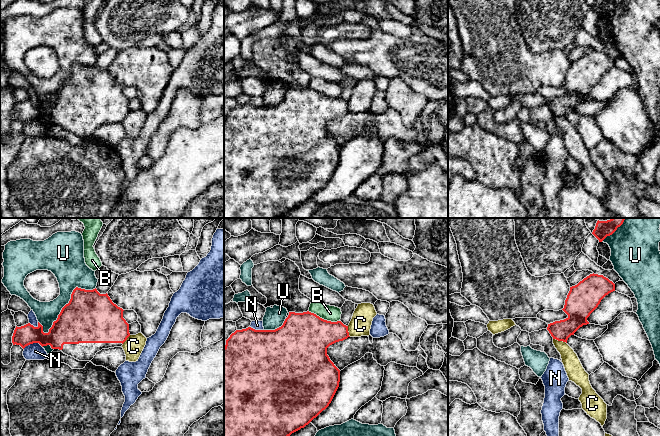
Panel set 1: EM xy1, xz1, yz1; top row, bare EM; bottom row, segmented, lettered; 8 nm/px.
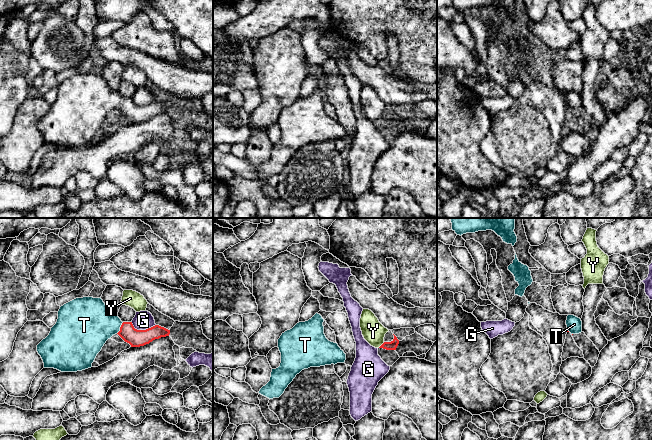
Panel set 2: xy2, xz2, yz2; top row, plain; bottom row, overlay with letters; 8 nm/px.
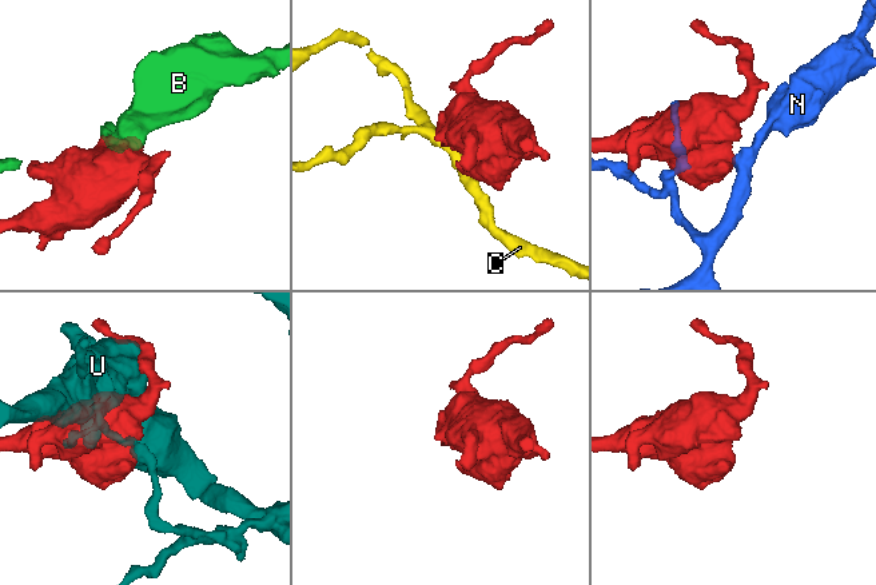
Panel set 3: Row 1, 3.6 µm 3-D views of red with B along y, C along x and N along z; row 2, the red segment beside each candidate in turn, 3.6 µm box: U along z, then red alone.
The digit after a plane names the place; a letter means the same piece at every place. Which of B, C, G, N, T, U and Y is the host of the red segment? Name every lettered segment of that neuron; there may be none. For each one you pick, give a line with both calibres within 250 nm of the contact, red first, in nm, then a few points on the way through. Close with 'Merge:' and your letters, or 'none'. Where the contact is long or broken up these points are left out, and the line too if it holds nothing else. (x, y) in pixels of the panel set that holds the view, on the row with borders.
T: 140 nm thick on the red side, 380 nm on the other; runs through xy2 (136, 338), (120, 328), (114, 325), (89, 325)
Merge: T

